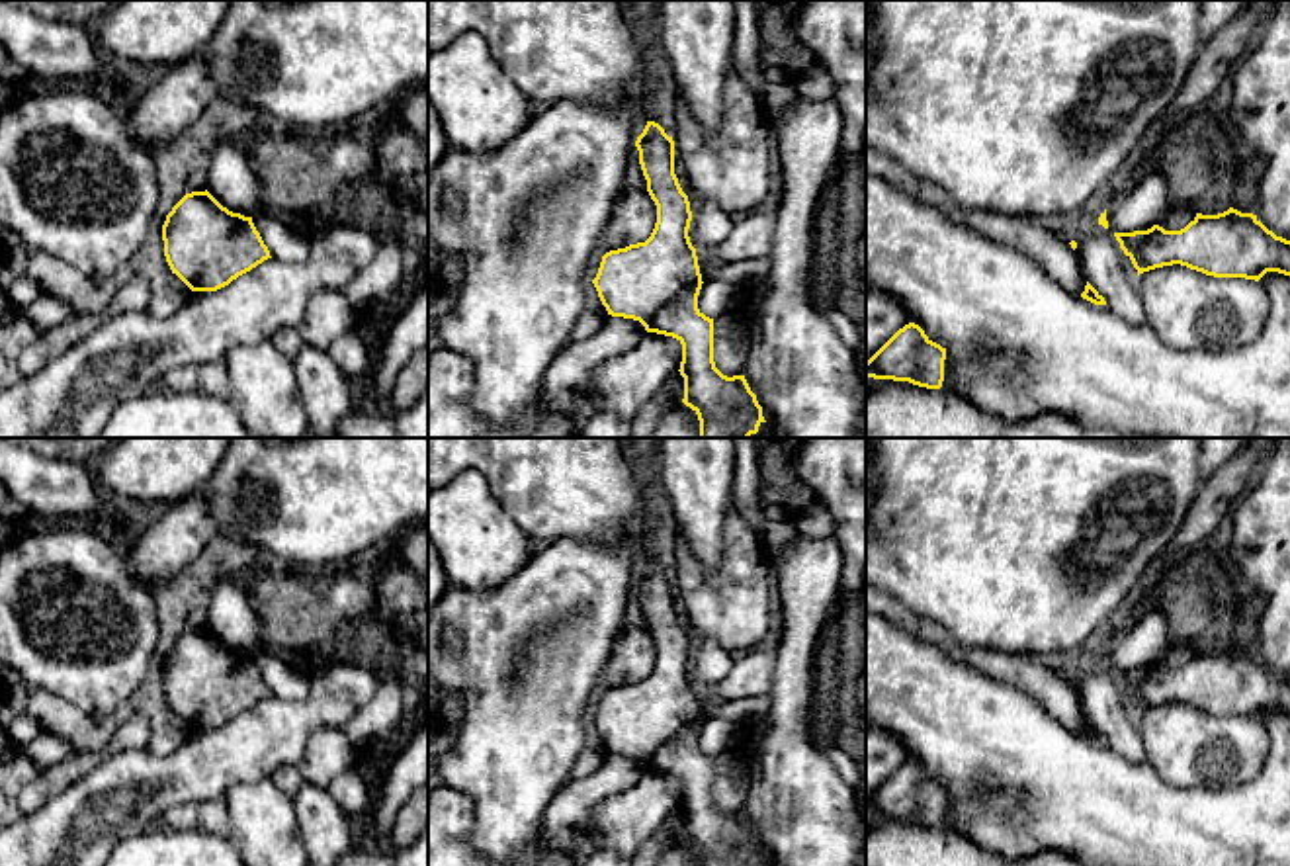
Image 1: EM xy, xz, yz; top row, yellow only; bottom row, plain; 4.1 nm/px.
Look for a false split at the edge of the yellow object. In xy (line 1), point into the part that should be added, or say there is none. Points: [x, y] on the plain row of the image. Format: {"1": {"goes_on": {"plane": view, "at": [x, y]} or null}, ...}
{"1": {"goes_on": null}}

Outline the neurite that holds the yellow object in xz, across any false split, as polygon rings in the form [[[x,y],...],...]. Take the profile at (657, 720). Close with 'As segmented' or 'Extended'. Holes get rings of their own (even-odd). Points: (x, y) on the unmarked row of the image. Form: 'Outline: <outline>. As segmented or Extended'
Outline: [[[647,559],[637,575],[639,602],[647,618],[647,629],[657,643],[657,661],[645,680],[610,688],[602,694],[592,717],[608,753],[639,758],[647,770],[672,774],[682,782],[680,813],[684,837],[700,858],[700,866],[758,866],[764,858],[762,844],[751,829],[745,813],[723,813],[713,800],[713,757],[698,747],[702,712],[688,667],[692,659],[688,633],[674,612],[674,579],[665,567]]]. As segmented

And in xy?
Outline: [[[207,628],[172,645],[162,678],[172,712],[192,729],[217,729],[272,696],[252,655],[229,649]]]. As segmented

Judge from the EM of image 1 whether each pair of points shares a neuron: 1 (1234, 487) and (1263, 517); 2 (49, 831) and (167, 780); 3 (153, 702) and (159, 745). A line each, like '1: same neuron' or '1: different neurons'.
1: different neurons
2: same neuron
3: same neuron

